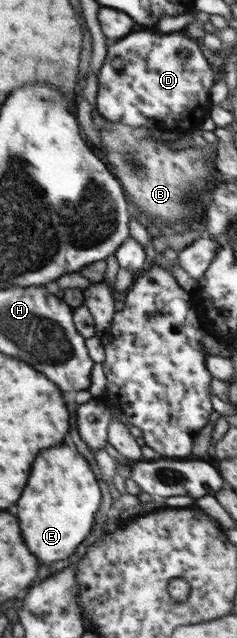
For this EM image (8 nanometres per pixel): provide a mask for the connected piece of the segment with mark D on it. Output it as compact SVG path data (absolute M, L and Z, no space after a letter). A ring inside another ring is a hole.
M147 28L130 32L108 45L97 73L96 108L98 114L109 122L157 128L162 132L190 132L209 116L208 90L212 88L212 82L214 72L194 40L180 31L158 33ZM180 49L188 50L186 60L178 58ZM114 58L120 58L123 62L119 73L112 69Z

